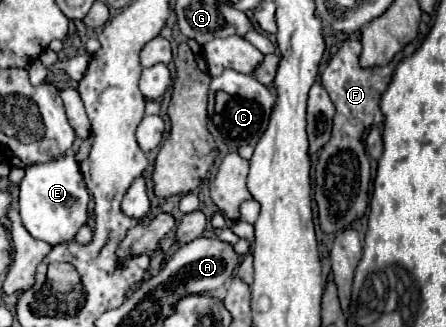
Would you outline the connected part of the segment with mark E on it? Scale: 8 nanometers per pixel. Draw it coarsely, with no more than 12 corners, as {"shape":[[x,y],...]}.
{"shape":[[73,154],[25,168],[19,214],[37,240],[69,242],[89,220]]}

